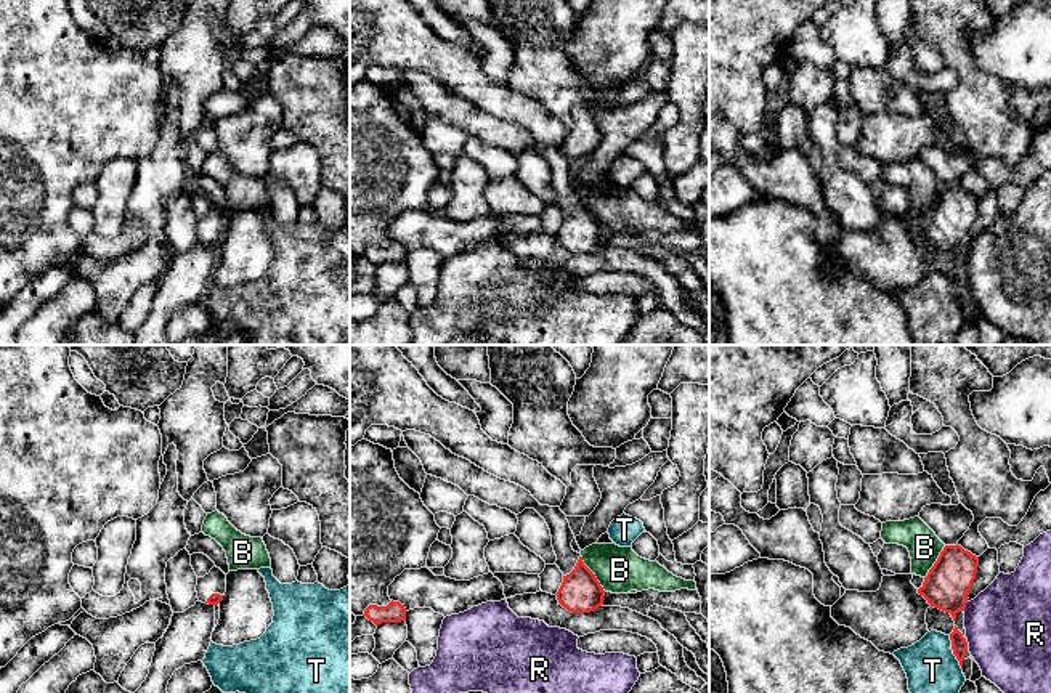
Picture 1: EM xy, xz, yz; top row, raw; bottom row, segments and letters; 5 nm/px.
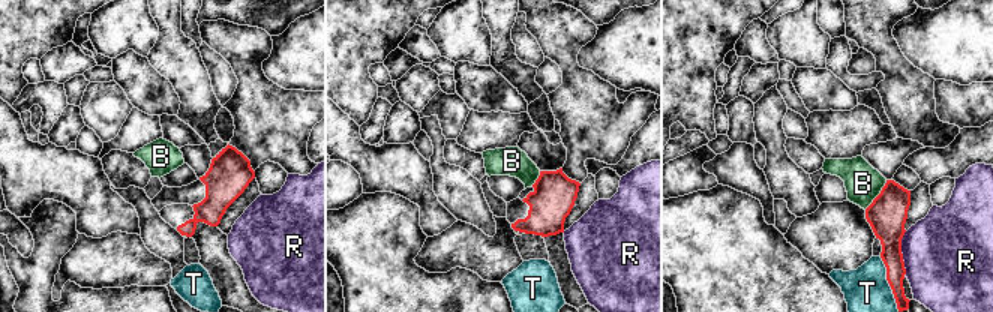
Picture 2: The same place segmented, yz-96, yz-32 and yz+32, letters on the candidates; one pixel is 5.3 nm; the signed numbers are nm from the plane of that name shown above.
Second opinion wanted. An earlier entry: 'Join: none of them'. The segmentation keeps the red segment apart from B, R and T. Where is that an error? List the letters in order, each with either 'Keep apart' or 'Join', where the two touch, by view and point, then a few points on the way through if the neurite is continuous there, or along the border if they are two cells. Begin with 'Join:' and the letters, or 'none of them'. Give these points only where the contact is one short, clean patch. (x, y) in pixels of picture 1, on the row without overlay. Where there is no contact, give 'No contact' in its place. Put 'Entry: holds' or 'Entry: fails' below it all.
Join: none of them
B: Keep apart. Touches red at xz (592, 214). Boundary: xz (581, 196), (581, 201), (605, 231)
R: Keep apart. Touches red at yz (965, 247)
T: Keep apart. Touches red at yz (953, 294)
Entry: holds

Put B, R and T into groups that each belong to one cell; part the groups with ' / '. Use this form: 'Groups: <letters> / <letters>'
Groups: B / R / T

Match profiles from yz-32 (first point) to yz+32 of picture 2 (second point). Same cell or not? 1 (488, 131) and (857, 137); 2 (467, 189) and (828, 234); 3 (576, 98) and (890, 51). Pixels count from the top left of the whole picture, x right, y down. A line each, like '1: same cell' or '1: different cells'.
1: same cell
2: different cells
3: same cell

